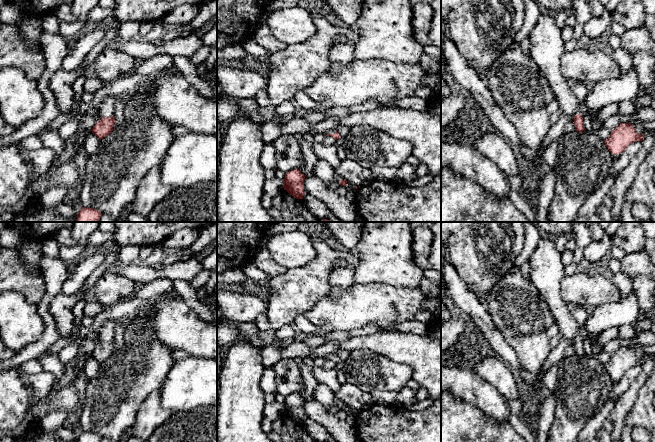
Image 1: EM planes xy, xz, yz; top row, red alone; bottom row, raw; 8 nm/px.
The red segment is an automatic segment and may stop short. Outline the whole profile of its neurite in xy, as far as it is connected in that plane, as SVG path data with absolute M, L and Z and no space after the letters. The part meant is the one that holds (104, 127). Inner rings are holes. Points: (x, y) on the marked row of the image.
M181 73L173 74L163 80L146 82L120 95L108 96L98 106L102 119L93 126L92 133L100 140L109 135L115 124L113 115L116 105L121 102L125 106L136 100L144 100L147 104L151 104L157 115L173 127L181 126L193 133L217 137L217 100L202 96Z

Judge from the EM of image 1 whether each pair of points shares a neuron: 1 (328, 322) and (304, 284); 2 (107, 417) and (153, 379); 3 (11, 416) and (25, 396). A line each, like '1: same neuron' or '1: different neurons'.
1: different neurons
2: same neuron
3: same neuron

